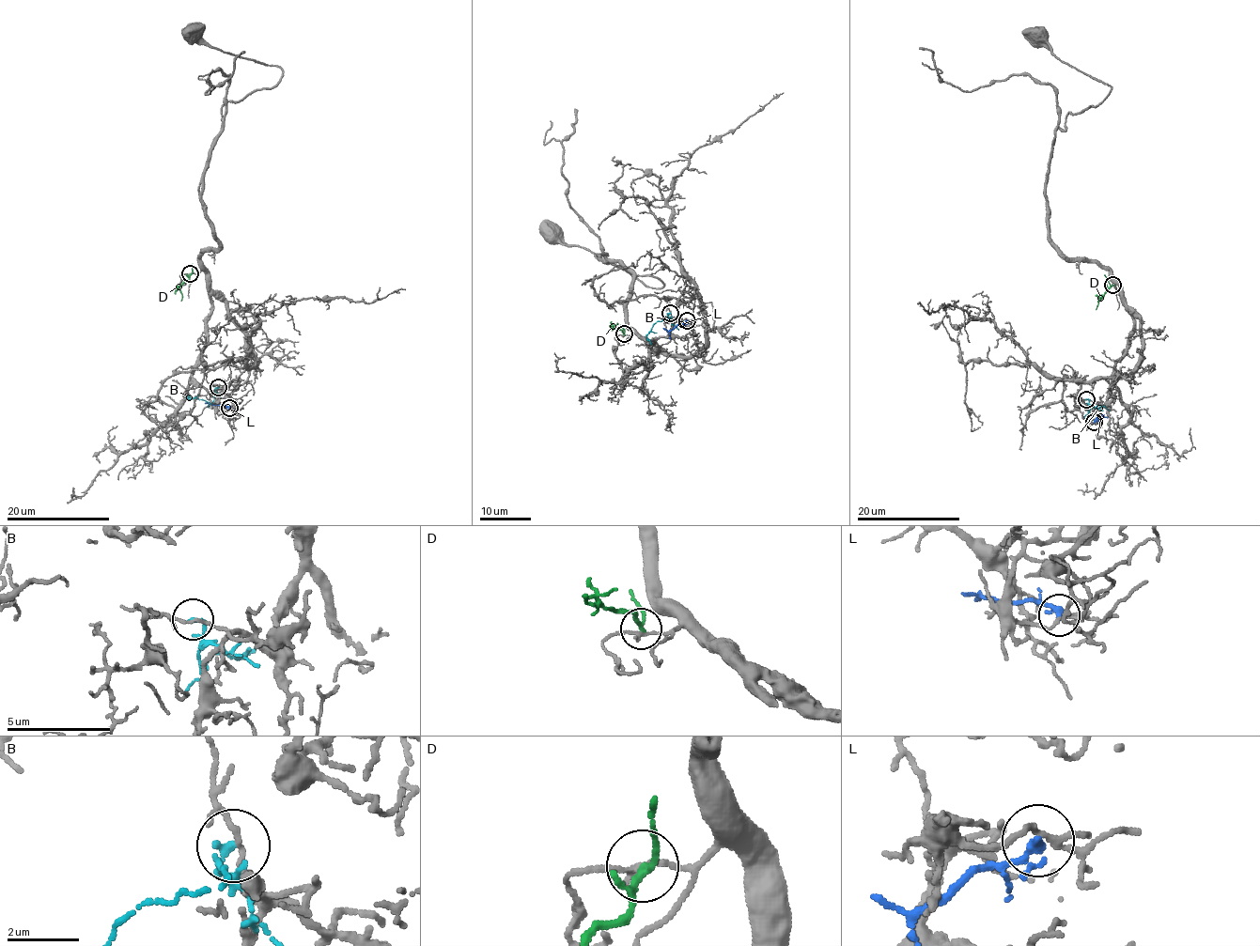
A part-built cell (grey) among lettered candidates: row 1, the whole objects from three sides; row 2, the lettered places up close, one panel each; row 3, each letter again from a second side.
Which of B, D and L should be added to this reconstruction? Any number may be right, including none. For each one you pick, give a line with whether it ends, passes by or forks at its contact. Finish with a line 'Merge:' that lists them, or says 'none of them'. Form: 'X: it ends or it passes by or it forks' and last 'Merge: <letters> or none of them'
Merge: none of them

